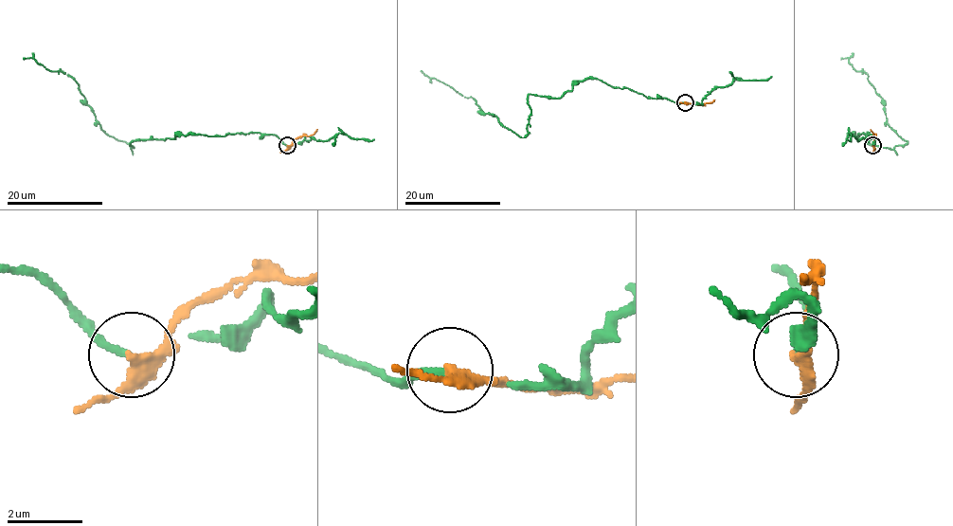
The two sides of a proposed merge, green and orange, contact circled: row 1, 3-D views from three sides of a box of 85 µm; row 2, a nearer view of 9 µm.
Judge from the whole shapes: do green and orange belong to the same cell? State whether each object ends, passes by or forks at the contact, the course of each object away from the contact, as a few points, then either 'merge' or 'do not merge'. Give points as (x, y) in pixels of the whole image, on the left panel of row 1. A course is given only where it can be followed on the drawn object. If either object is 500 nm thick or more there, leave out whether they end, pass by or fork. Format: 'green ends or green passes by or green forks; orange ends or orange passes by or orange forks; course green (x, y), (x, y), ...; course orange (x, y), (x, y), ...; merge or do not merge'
green ends; orange forks; course green (287, 146), (274, 135), (250, 133), (137, 139), (131, 149), (98, 122), (67, 74), (23, 59); course orange (287, 146), (296, 138), (311, 136), (317, 129); do not merge

